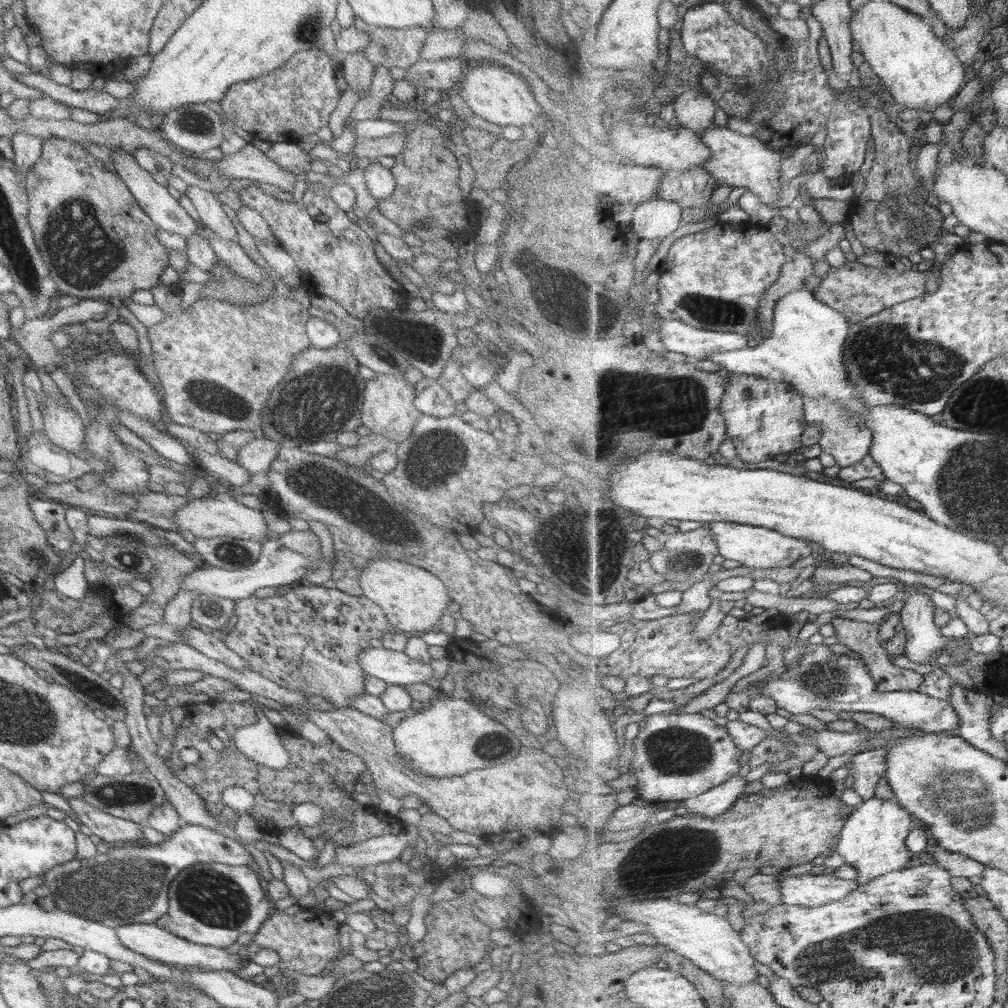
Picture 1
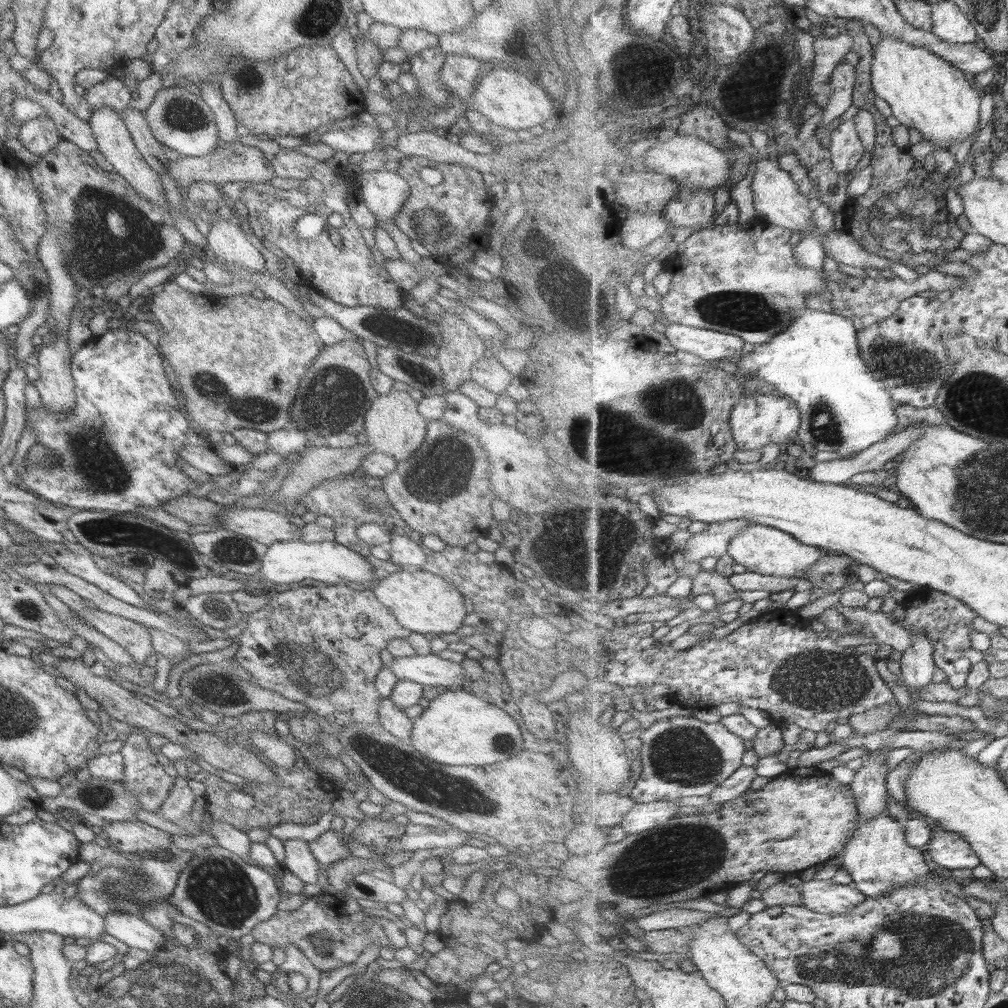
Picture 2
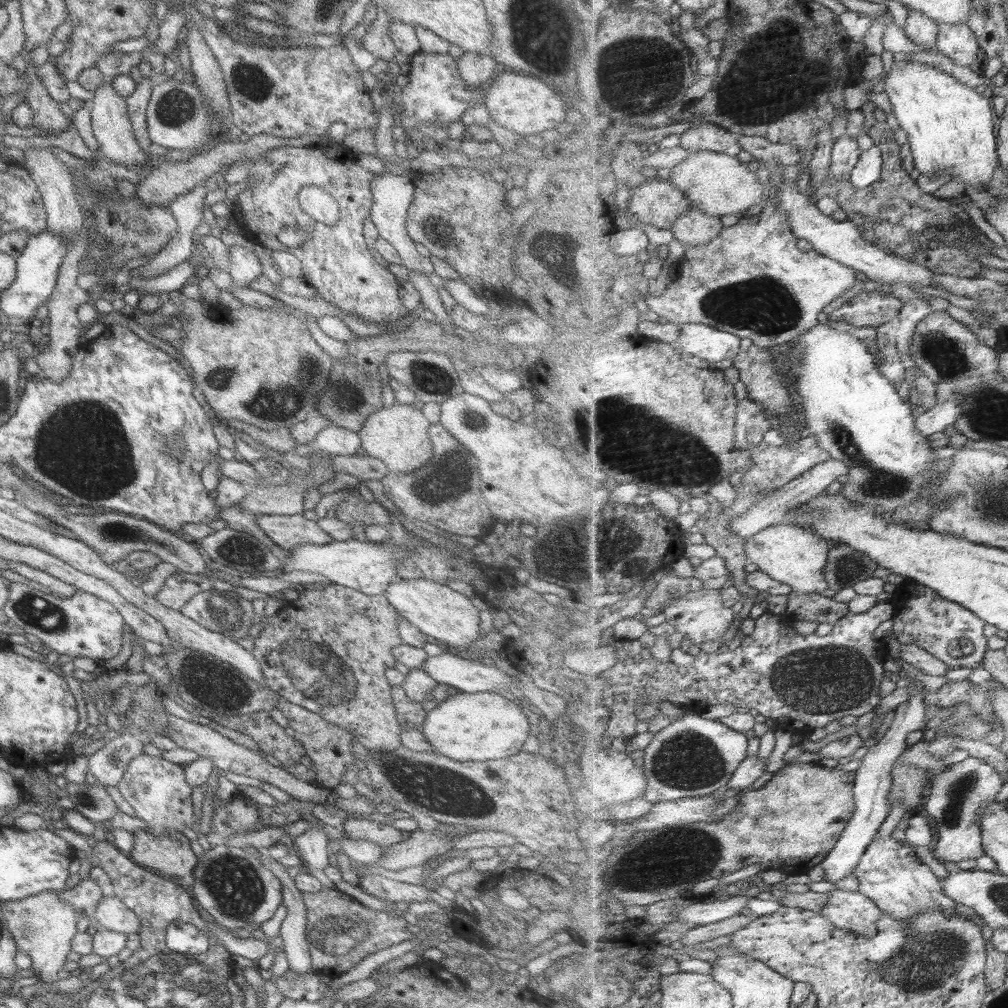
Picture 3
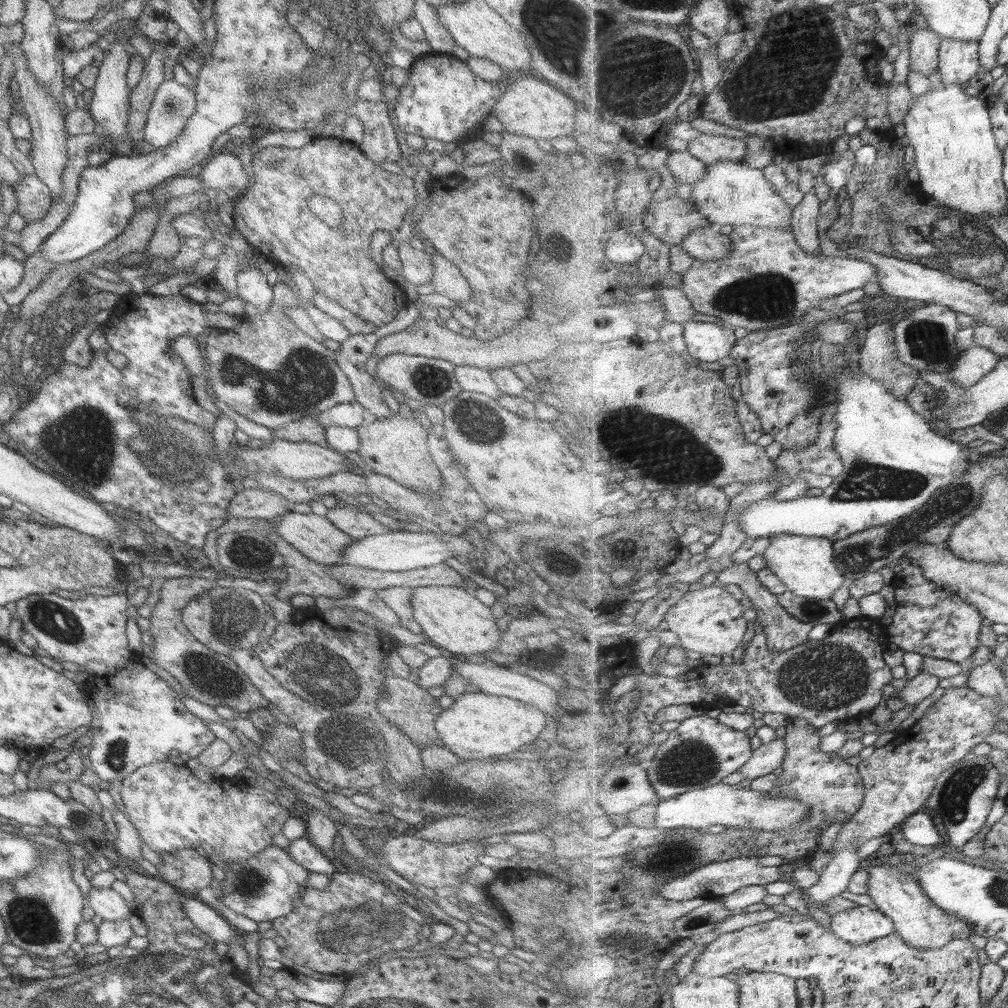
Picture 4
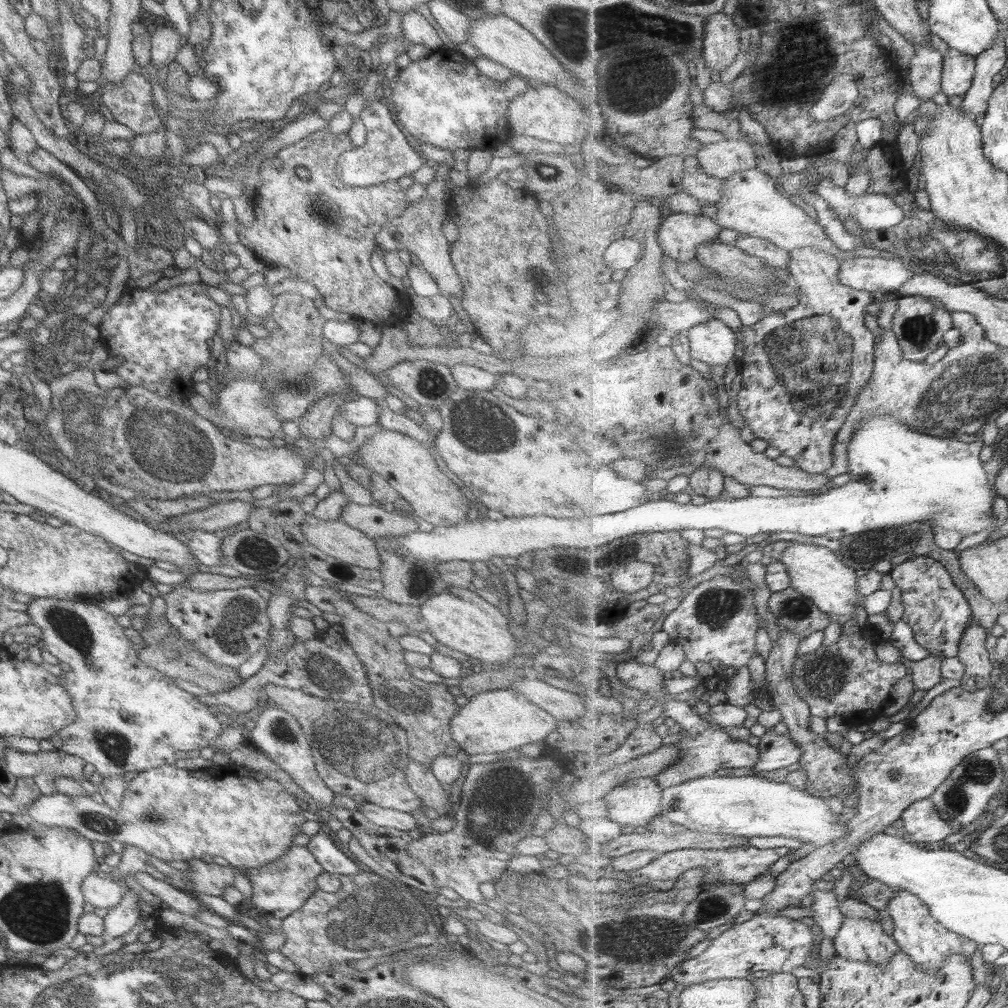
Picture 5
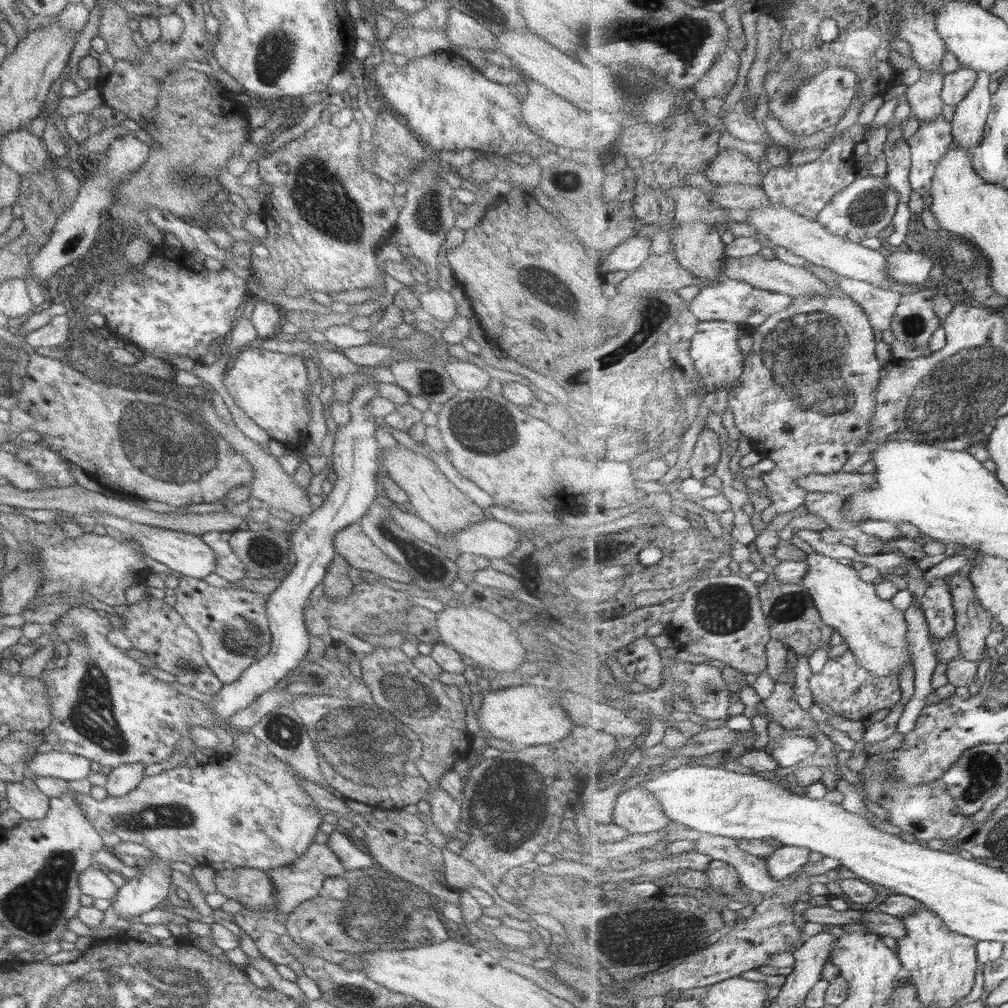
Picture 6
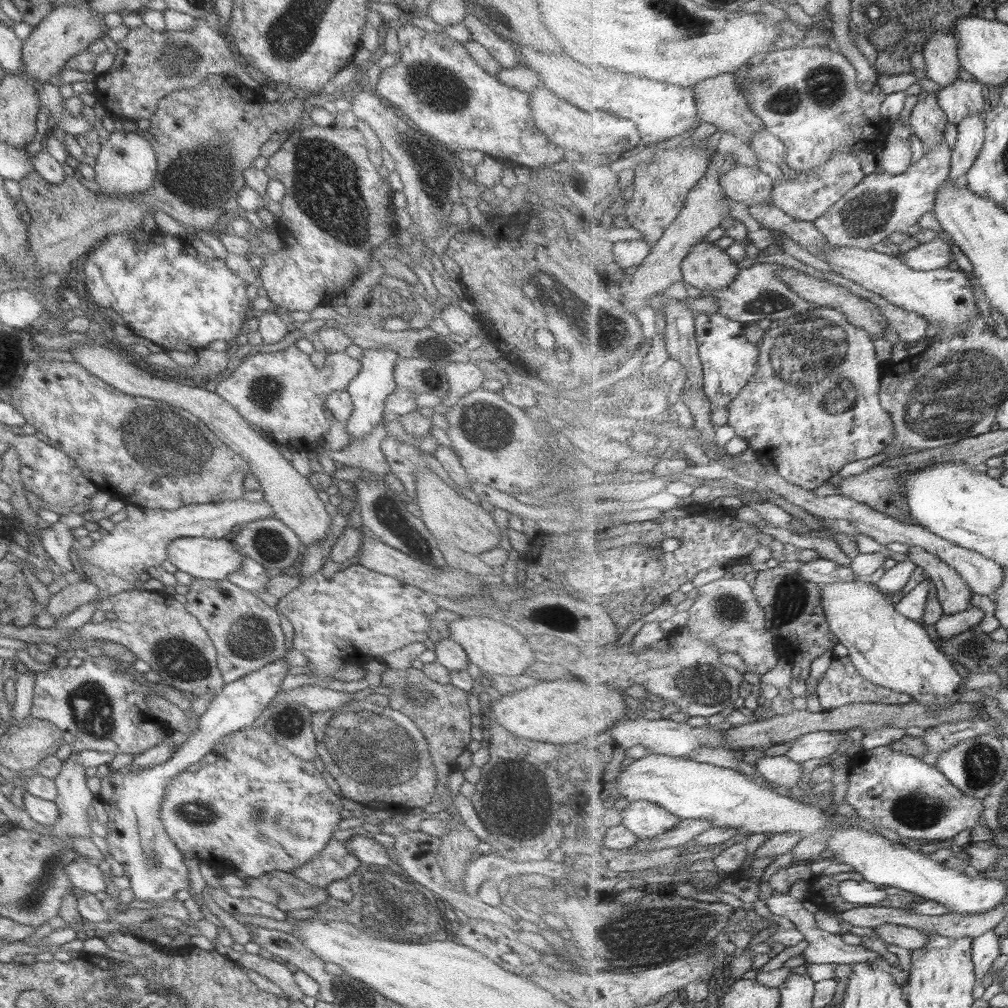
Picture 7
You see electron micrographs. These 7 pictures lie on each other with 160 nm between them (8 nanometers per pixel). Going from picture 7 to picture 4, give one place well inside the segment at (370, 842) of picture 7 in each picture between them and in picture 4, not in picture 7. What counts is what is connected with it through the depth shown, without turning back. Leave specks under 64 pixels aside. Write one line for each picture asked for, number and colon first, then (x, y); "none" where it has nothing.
4: (301, 850)
5: (330, 855)
6: (340, 844)

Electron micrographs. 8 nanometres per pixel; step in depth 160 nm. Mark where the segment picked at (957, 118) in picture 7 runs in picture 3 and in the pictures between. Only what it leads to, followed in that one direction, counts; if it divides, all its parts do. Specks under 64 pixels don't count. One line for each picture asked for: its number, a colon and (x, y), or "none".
3: (957, 41)
4: (959, 61)
5: (959, 70)
6: (957, 84)

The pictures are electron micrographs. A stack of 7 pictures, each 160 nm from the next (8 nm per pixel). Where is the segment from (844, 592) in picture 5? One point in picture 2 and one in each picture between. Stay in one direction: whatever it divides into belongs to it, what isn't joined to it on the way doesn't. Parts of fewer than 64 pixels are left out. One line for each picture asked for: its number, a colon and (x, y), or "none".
2: (769, 551)
3: (790, 553)
4: (806, 564)

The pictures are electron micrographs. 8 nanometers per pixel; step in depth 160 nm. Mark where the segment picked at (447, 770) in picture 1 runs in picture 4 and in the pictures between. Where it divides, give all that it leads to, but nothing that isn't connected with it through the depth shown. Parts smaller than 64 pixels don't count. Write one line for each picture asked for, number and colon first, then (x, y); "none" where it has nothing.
2: (456, 729)
3: (467, 727)
4: (476, 725)

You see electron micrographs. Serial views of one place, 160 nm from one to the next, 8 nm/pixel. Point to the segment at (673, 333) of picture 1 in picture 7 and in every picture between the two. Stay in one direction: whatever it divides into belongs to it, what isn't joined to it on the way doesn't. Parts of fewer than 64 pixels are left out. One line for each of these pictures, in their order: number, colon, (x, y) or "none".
2: (715, 346)
3: (707, 343)
4: (706, 342)
5: (713, 342)
6: (715, 350)
7: (729, 360)

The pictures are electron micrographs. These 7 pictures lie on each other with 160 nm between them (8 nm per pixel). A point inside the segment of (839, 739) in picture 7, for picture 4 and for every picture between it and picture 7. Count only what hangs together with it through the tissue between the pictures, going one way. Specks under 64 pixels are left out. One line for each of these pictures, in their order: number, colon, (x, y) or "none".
4: (766, 759)
5: (777, 751)
6: (789, 751)

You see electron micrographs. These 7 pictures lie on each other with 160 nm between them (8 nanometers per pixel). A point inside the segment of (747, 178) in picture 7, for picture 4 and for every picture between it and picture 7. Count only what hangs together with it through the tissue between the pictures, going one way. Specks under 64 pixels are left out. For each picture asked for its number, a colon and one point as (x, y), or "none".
4: (709, 148)
5: (724, 159)
6: (731, 166)

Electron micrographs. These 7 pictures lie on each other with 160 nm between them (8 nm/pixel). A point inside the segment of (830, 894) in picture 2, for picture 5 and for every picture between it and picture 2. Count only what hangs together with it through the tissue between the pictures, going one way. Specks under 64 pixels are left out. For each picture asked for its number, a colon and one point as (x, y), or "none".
3: (853, 911)
4: (859, 926)
5: (860, 939)

